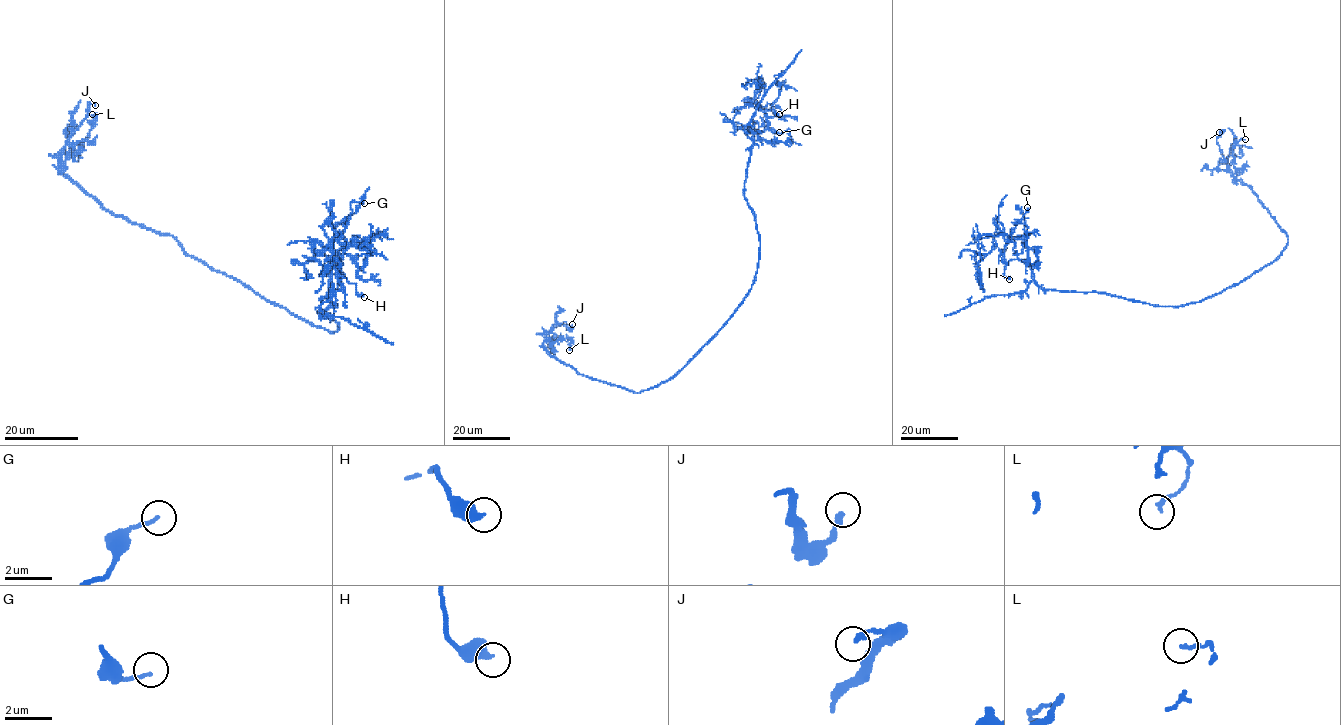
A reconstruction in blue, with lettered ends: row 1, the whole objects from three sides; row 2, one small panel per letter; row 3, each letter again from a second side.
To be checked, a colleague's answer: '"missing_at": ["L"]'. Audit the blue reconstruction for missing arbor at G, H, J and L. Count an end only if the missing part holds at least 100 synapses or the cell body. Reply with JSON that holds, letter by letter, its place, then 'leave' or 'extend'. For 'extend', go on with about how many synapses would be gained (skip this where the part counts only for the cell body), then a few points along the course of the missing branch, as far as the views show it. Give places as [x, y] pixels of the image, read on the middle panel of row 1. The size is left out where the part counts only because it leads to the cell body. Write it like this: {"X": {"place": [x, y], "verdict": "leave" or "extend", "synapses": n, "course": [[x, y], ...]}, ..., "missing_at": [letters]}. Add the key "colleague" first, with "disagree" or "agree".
{"colleague": "disagree", "G": {"place": [779, 132], "verdict": "leave"}, "H": {"place": [779, 114], "verdict": "leave"}, "J": {"place": [572, 324], "verdict": "leave"}, "L": {"place": [569, 350], "verdict": "leave"}, "missing_at": []}

